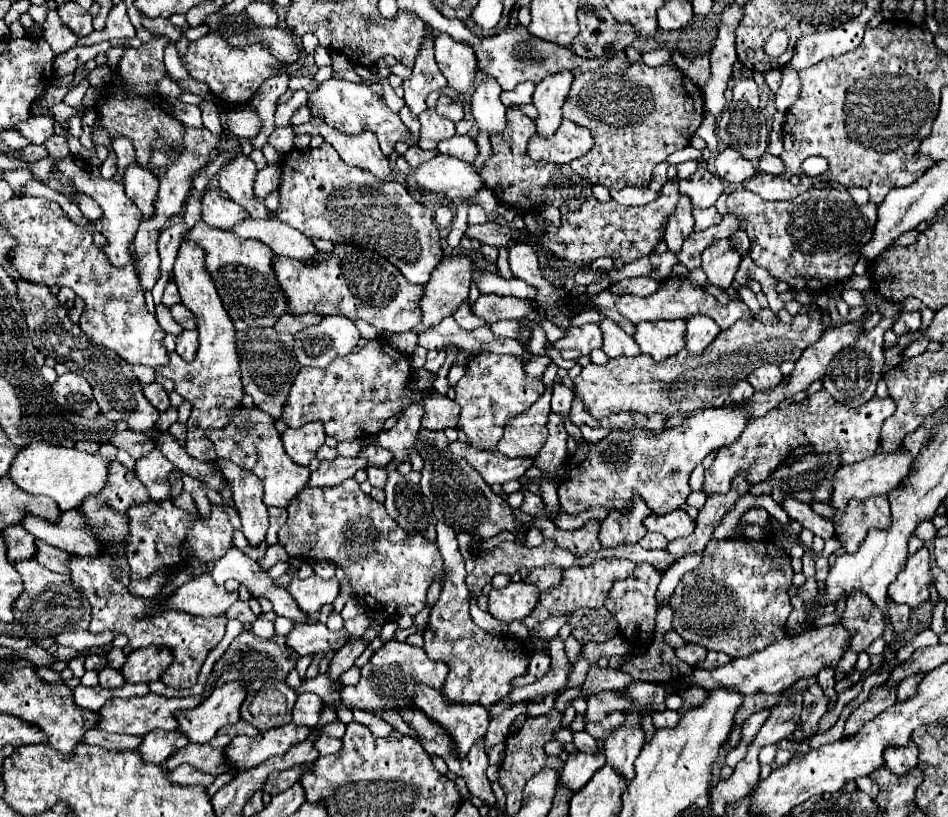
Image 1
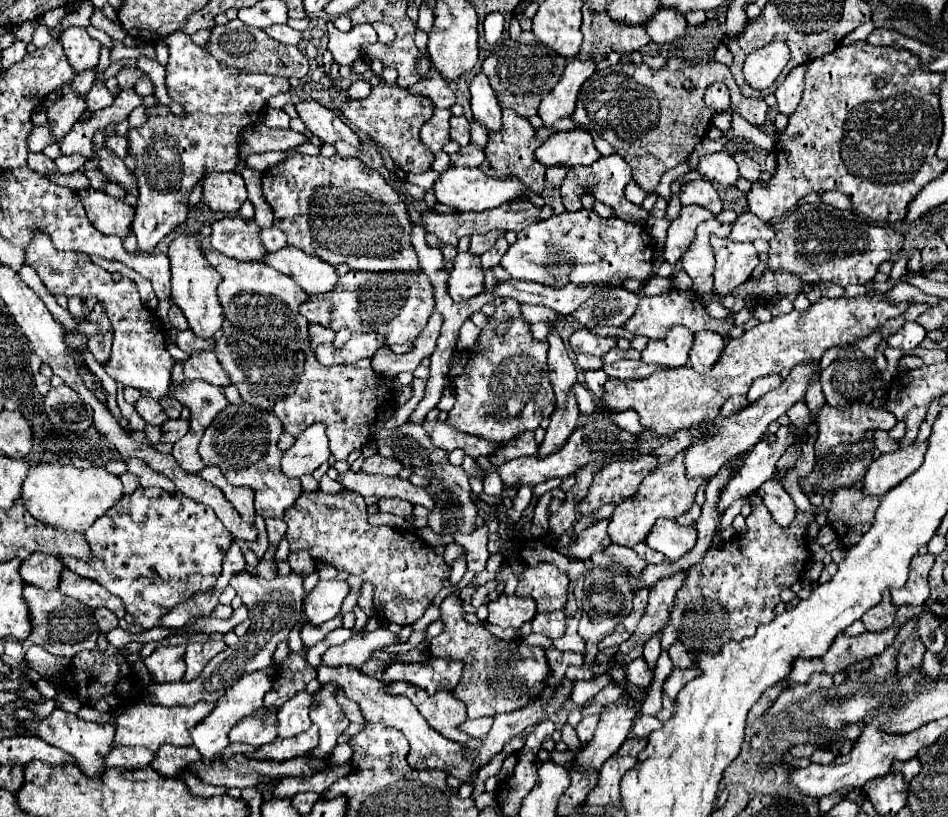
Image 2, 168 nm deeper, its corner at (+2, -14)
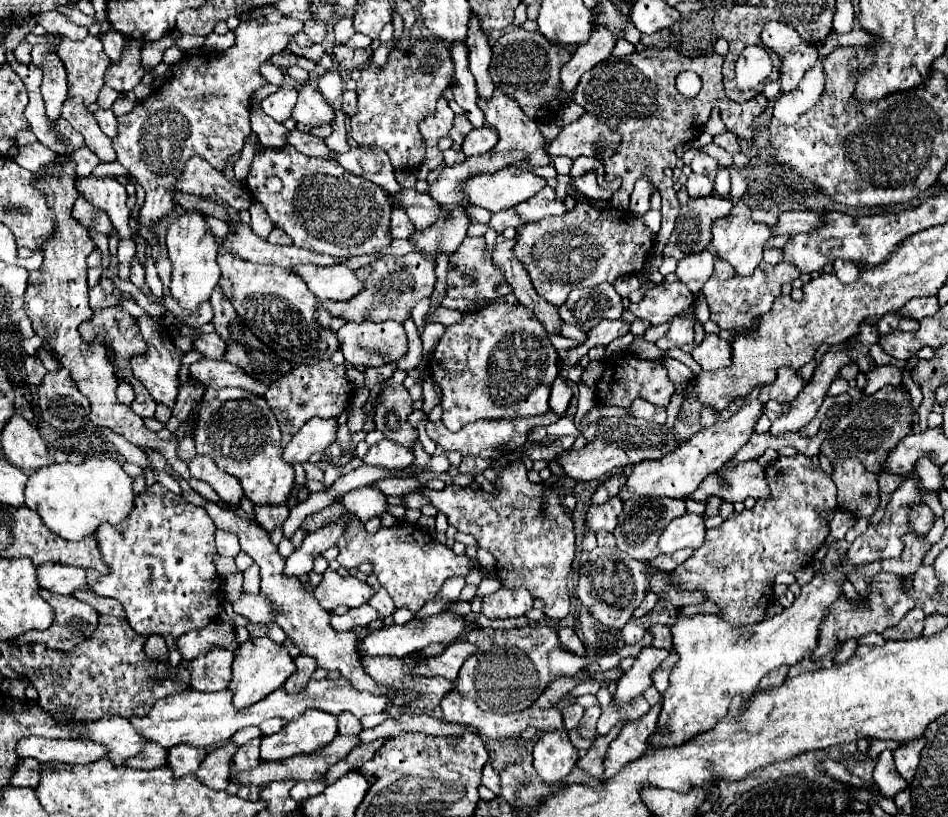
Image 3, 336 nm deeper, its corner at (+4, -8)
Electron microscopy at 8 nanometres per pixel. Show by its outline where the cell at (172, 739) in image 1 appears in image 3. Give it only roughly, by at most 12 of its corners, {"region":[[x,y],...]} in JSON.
{"region":[[175,745],[169,767],[175,777],[195,773],[205,759],[203,747]]}

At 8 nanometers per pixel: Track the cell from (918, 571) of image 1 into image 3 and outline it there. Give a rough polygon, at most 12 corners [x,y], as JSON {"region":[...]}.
{"region":[[905,533],[901,557],[881,561],[883,571],[909,577],[919,569],[931,543]]}

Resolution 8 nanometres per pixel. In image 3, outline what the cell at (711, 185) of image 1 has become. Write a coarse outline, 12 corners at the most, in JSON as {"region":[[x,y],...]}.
{"region":[[691,173],[689,197],[707,197],[713,183],[705,175]]}

